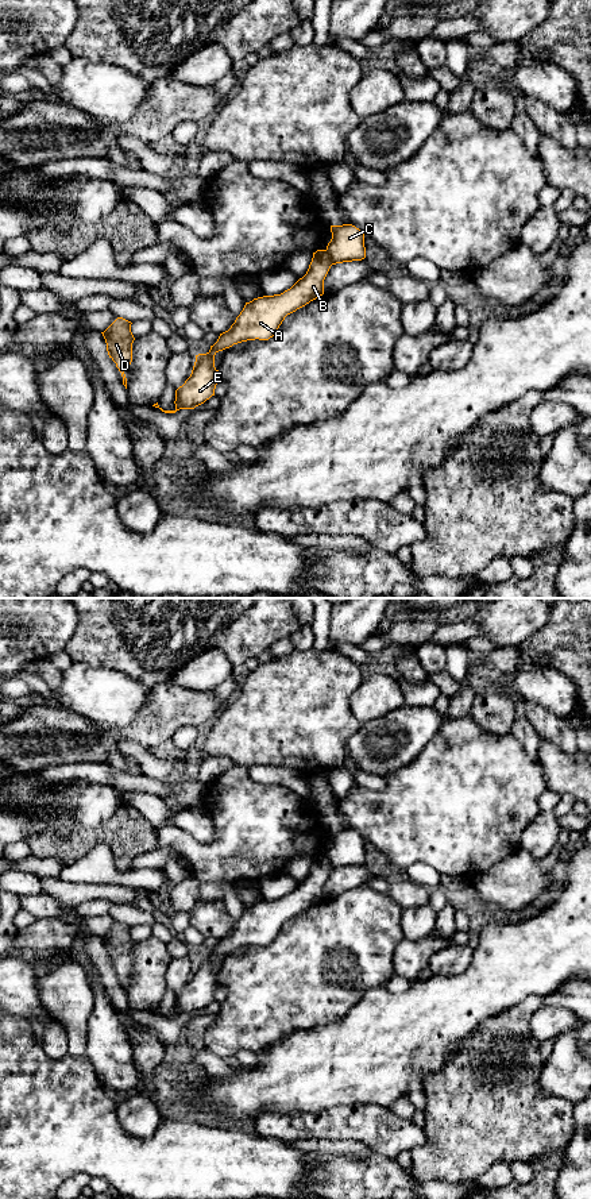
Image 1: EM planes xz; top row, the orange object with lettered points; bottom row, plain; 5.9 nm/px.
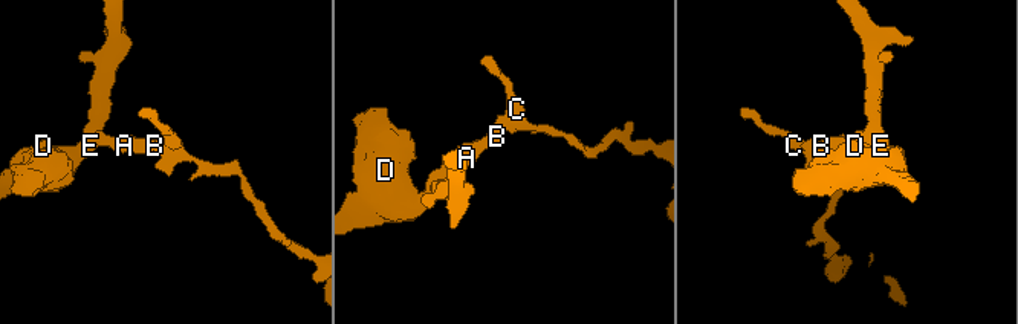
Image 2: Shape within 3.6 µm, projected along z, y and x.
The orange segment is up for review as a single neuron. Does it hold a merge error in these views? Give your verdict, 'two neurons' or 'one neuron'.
two neurons

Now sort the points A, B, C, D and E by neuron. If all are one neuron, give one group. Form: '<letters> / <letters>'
A B D E / C

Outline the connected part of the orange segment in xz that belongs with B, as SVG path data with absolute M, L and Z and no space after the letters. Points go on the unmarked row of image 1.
M327 855L313 857L306 879L281 899L263 901L246 907L231 933L220 938L206 959L196 960L190 982L175 995L175 1014L163 1015L158 1007L152 1011L165 1018L179 1014L194 1014L212 1001L220 986L215 972L219 956L247 945L269 945L275 940L285 922L324 899L324 884L332 871Z

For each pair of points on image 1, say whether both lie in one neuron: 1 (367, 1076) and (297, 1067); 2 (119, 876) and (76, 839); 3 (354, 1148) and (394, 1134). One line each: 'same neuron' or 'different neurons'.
1: same neuron
2: different neurons
3: different neurons

